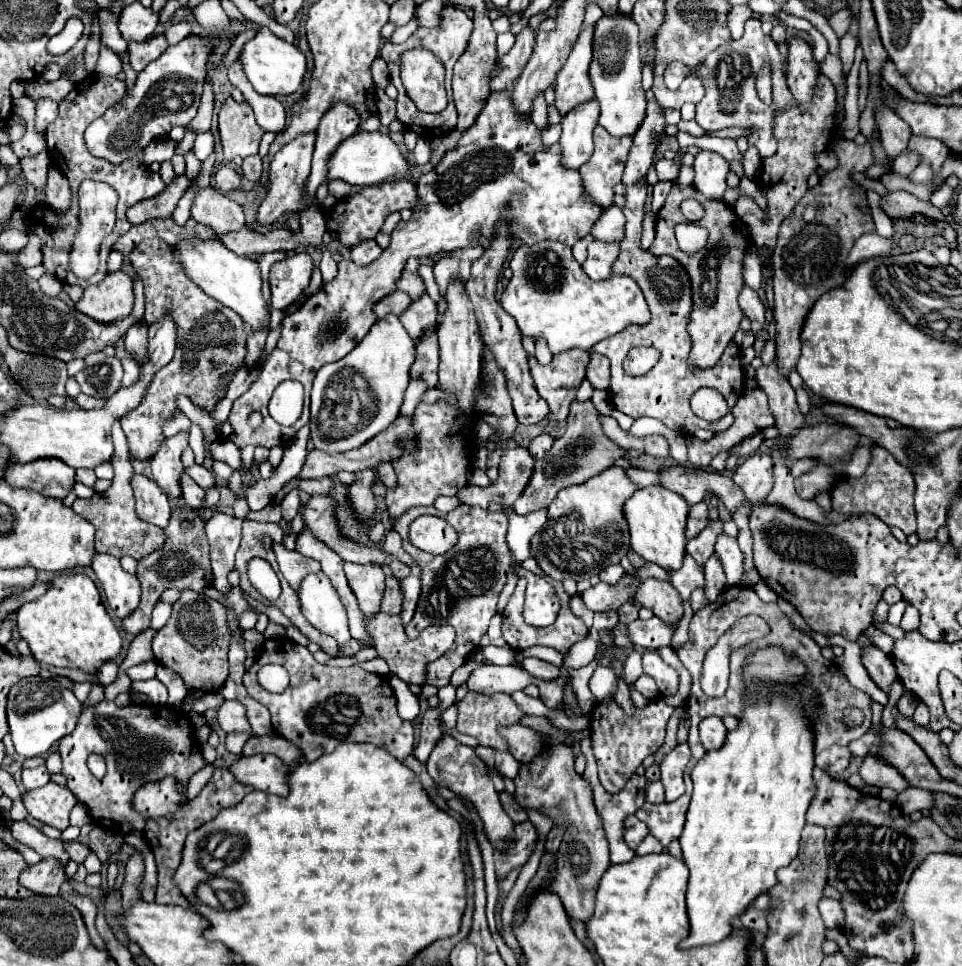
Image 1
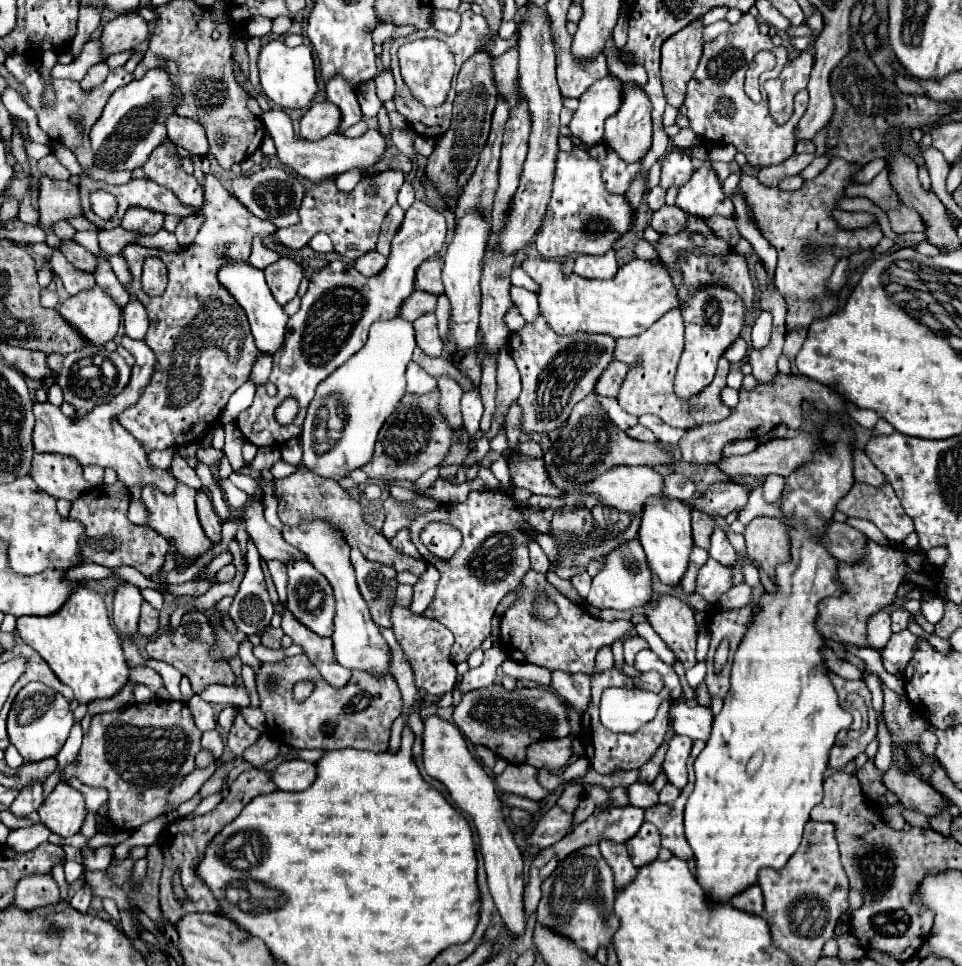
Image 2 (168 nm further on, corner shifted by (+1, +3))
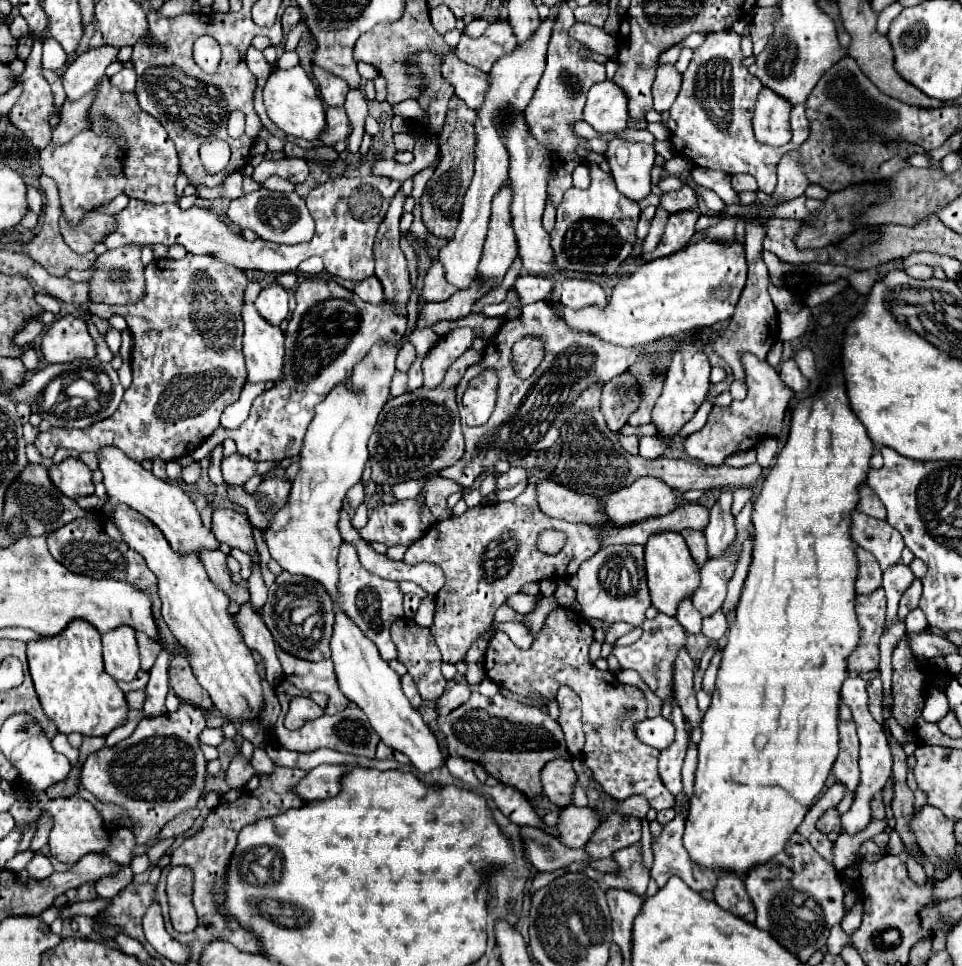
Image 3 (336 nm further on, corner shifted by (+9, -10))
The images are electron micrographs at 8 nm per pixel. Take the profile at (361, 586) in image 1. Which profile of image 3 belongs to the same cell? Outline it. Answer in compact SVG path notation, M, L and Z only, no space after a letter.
M342 542L340 556L338 556L338 568L340 568L340 580L338 580L338 604L344 610L344 614L376 644L380 656L390 662L396 658L396 646L390 640L390 624L396 618L404 616L402 610L402 592L398 588L398 582L384 580L372 572L368 572L360 560L356 546L352 542Z

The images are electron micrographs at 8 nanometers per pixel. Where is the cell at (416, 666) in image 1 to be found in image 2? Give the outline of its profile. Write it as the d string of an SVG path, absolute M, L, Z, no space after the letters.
M400 605L392 607L390 621L392 621L392 631L396 635L396 641L400 643L406 659L412 665L416 687L424 689L430 695L444 695L452 691L456 683L456 667L452 667L448 661L448 653L454 643L454 635L450 633L450 629L444 627L440 621L414 615L410 613L408 607L400 607Z

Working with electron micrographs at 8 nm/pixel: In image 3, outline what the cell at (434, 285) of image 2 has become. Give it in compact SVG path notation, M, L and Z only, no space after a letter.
M434 262L434 266L430 268L426 280L424 280L424 300L426 302L442 302L446 298L450 298L456 292L456 286L450 286L446 276L444 276L444 266L440 262Z

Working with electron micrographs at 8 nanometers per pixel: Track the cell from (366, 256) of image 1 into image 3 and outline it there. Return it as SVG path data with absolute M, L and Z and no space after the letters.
M370 276L370 278L362 280L360 284L356 284L354 294L370 304L380 304L384 300L384 290L382 290L380 280L376 276Z

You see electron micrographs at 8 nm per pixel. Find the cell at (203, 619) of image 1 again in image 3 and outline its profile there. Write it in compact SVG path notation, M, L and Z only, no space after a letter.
M176 654L172 658L170 668L168 668L168 676L170 676L170 688L174 690L174 694L180 700L190 702L192 706L198 706L202 710L212 708L212 700L208 698L208 692L198 684L198 680L192 674L192 668L184 656Z

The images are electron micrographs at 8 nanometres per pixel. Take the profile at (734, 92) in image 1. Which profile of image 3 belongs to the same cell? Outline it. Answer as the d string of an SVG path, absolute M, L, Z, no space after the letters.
M734 30L708 34L704 44L694 50L690 66L684 72L682 90L670 108L670 118L676 122L670 142L678 154L690 158L696 166L722 170L726 174L752 174L758 180L758 188L772 194L776 186L776 164L784 154L806 142L808 118L804 118L804 106L793 107L790 114L792 140L780 148L760 144L752 132L752 110L760 88L756 76L742 66L740 36Z

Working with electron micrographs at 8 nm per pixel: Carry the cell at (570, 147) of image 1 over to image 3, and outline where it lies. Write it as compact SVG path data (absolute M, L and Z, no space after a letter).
M604 80L590 88L584 108L584 120L600 134L620 132L626 128L628 98L612 80Z

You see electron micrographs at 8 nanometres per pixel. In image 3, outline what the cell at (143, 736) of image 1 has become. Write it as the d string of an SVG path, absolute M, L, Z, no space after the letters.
M182 702L180 708L172 714L162 714L156 718L144 718L134 734L114 748L102 748L100 752L88 756L82 766L82 788L96 794L102 802L112 802L124 806L138 826L134 826L134 836L138 844L148 842L154 834L158 834L166 822L170 822L176 814L196 808L200 796L204 794L206 786L206 758L200 750L198 734L206 728L204 714L200 708Z

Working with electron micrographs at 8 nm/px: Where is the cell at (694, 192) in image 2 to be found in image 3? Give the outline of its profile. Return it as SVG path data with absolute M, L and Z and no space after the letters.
M676 212L676 214L672 214L668 224L666 224L662 242L656 246L654 252L644 254L644 260L654 262L658 258L672 256L672 254L684 250L692 238L692 234L694 234L694 224L696 224L698 216L700 216L698 212Z

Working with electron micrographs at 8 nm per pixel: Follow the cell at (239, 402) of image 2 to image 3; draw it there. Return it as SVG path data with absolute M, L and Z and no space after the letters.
M254 304L242 306L244 320L244 356L248 368L248 382L270 382L282 380L284 370L284 332L280 326L264 322L256 314Z

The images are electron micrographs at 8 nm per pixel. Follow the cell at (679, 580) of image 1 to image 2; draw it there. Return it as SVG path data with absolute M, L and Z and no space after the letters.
M708 559L700 569L696 577L696 593L700 593L706 601L716 603L730 587L732 587L732 569L724 569L714 559Z

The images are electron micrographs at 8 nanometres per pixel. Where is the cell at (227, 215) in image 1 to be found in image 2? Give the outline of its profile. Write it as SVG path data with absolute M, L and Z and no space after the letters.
M164 141L148 157L144 173L146 173L148 179L156 181L158 185L168 187L170 191L174 191L176 197L184 205L202 209L202 205L204 205L202 185L194 177L190 177L190 175L184 173L178 157L180 155L176 155L174 145L170 141Z

